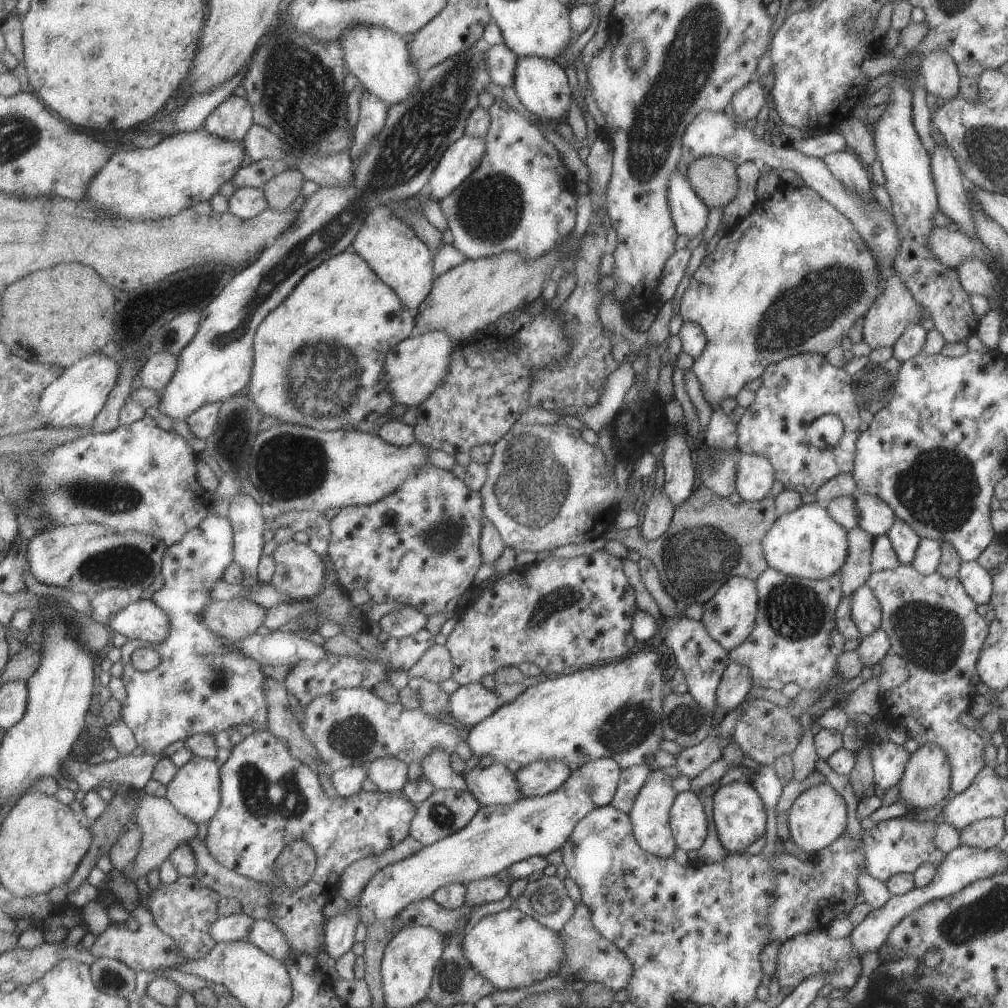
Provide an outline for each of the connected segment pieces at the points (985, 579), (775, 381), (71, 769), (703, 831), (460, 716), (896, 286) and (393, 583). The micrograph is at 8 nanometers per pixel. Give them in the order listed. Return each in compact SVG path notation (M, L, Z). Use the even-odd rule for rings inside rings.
M976 560L961 563L957 578L976 605L988 602L992 593L992 578L989 578L988 571L980 563Z
M803 353L768 364L760 378L761 386L755 391L753 402L744 408L743 415L736 421L737 452L764 456L773 467L774 479L781 482L782 488L793 490L801 496L805 493L815 493L830 478L851 471L855 443L860 433L859 424L862 422L857 413L859 404L850 385L851 376L841 367L829 364L825 354ZM821 415L835 415L843 425L843 432L835 446L819 450L809 444L805 433L807 425Z
M144 753L139 757L125 755L114 761L97 762L72 755L63 763L62 778L68 777L74 788L79 787L85 793L101 782L116 782L142 790L153 779L155 765L164 756Z
M693 791L676 794L668 812L668 823L677 847L685 852L701 848L707 834L707 818Z
M482 681L460 685L450 700L452 716L461 724L472 727L492 717L502 705L502 698Z
M895 274L887 276L883 280L882 293L875 299L875 302L867 309L862 319L862 341L869 346L870 350L893 346L904 328L915 323L921 311L921 305L914 302L909 291L906 290L903 282Z
M431 466L427 470L417 470L415 474L411 474L399 488L397 492L389 494L387 498L375 504L369 506L348 506L342 508L336 516L331 519L331 528L333 528L333 534L329 540L328 554L335 564L339 580L341 585L350 593L351 590L359 590L364 588L367 590L372 600L377 604L385 604L389 602L397 602L398 604L411 605L421 608L425 616L433 616L433 614L439 614L439 612L446 613L445 608L447 604L453 600L461 600L461 596L468 589L473 589L473 580L481 568L482 552L481 541L484 536L484 499L479 491L471 490L467 483L463 480L459 480L453 472L449 470L441 469L436 466Z

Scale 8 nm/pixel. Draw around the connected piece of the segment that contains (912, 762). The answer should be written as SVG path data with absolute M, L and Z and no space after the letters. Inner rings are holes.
M932 742L925 743L910 754L899 784L899 802L908 810L919 811L940 802L950 789L951 770L945 751Z

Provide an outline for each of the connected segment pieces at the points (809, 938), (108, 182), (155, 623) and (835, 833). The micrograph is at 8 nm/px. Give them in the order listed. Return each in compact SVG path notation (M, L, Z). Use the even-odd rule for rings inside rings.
M825 929L797 935L785 941L778 948L775 965L778 984L781 987L793 988L806 976L824 972L827 989L835 987L845 990L845 988L852 987L860 975L860 958L858 954L859 952L850 945L848 937L829 938Z
M205 127L194 131L181 131L169 135L152 147L119 150L113 154L108 164L91 181L85 201L93 203L98 209L125 215L136 221L165 218L190 209L196 204L211 201L221 190L221 186L229 180L234 180L240 168L248 162L244 140L221 138L211 134Z
M135 598L127 608L113 616L110 628L127 639L161 644L171 634L171 618L153 598Z
M825 782L806 788L786 811L789 838L803 852L812 854L831 844L846 830L846 806L839 794Z

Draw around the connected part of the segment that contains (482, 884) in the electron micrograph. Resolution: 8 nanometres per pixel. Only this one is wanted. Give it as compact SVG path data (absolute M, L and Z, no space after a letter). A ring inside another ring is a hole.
M498 874L481 878L481 880L472 880L467 884L467 894L465 894L465 907L481 906L488 902L503 900L509 894L510 886L500 880Z

